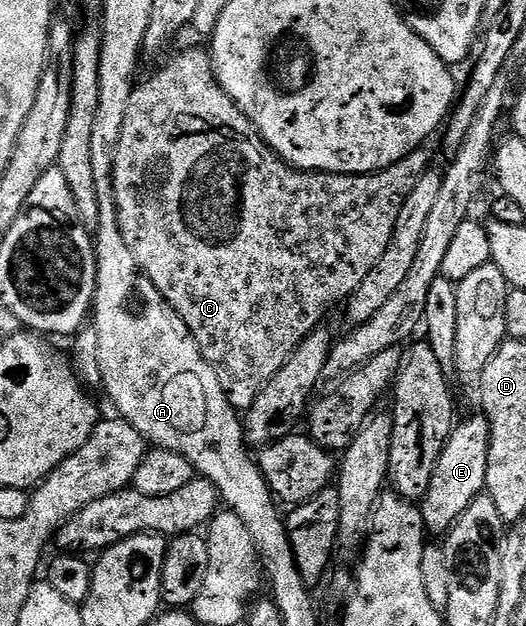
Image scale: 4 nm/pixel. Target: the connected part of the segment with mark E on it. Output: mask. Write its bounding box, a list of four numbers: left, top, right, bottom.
[418,414,490,538]

